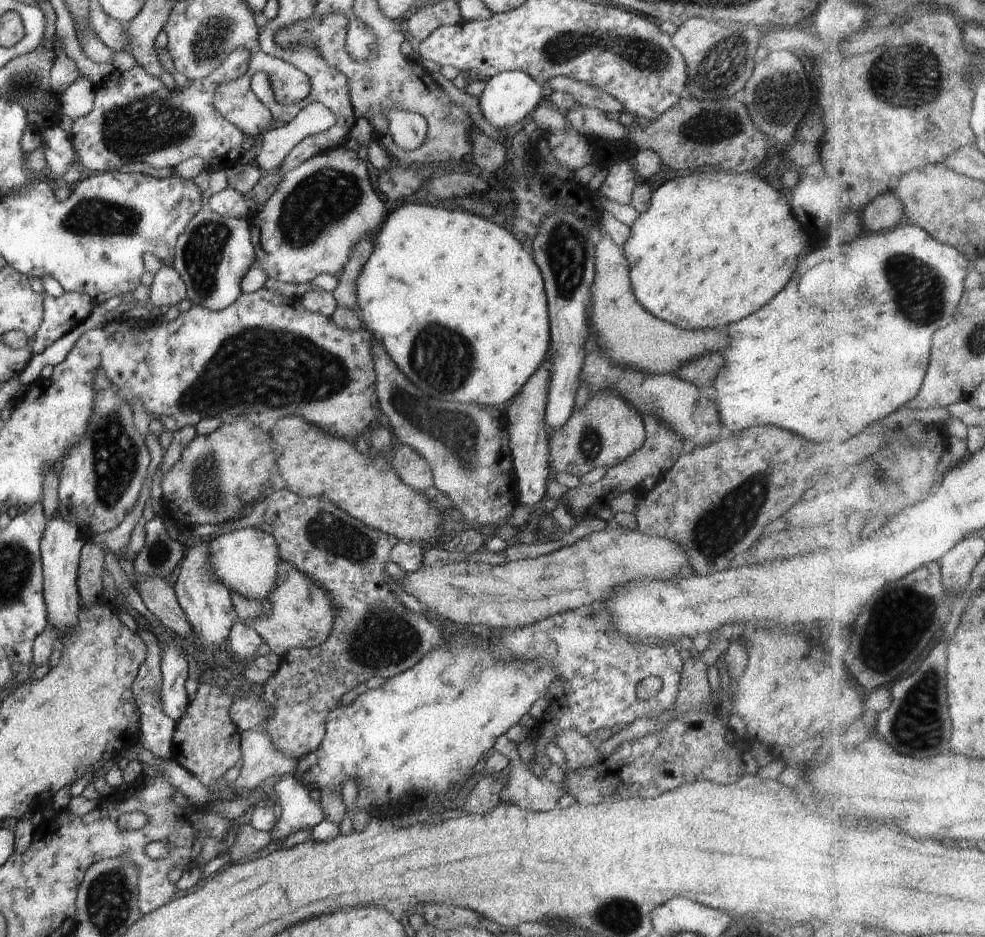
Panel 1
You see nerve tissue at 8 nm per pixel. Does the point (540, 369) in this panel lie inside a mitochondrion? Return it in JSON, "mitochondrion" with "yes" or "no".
{"mitochondrion":"no"}

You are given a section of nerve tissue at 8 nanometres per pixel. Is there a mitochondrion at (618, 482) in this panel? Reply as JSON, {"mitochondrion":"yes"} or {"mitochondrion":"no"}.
{"mitochondrion":"no"}

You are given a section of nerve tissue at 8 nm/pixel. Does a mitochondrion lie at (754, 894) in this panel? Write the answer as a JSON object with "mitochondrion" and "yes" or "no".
{"mitochondrion":"no"}

